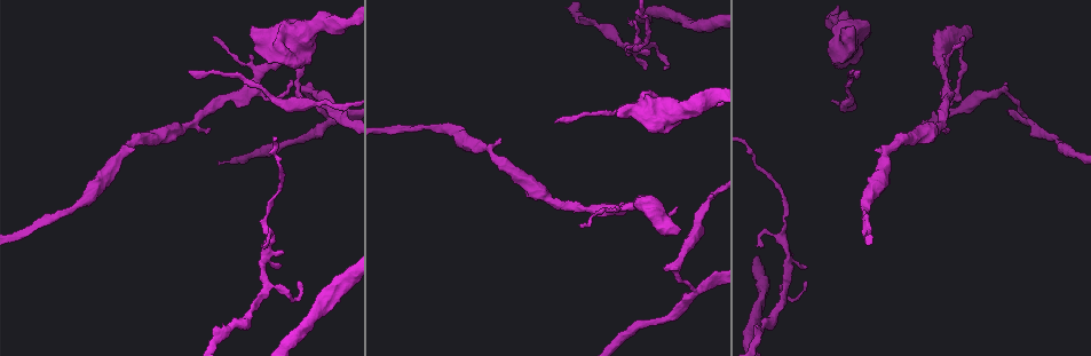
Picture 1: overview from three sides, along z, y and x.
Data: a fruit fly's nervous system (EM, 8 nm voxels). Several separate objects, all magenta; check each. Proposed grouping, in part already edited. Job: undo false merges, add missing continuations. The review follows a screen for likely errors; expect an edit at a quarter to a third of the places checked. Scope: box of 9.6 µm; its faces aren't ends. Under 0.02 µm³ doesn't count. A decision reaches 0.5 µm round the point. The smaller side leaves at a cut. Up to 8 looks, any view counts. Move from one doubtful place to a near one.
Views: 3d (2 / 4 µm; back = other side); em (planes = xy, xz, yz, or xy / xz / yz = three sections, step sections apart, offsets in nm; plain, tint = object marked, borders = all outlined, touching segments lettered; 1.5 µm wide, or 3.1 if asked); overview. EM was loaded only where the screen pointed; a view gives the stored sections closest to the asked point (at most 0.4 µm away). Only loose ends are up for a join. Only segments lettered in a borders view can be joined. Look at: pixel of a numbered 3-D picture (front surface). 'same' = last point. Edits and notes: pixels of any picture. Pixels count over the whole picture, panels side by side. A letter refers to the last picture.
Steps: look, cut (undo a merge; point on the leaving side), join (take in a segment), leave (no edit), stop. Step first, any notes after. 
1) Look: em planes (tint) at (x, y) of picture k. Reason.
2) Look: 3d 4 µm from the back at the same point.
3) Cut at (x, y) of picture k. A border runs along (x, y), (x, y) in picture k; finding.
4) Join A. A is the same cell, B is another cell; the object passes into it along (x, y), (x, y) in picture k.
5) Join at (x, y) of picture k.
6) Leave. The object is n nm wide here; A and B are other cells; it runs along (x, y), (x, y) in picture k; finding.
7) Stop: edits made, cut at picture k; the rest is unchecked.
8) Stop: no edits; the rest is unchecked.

Look: em yz step 4 (borders) at (969, 31) of picture 1. Thick end.

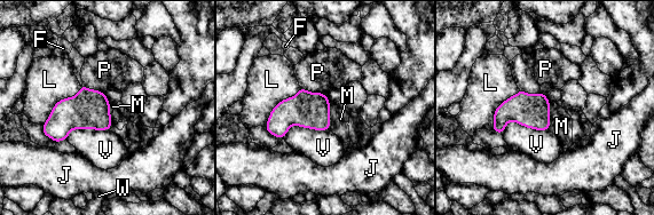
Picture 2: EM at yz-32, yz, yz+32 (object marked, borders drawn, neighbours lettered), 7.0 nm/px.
Look: em planes (borders) at the same point.

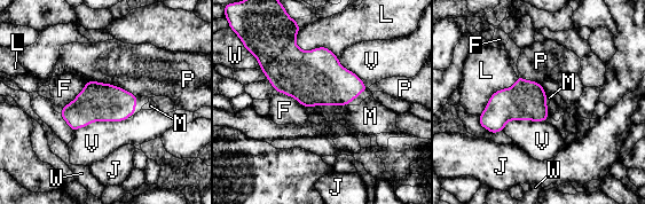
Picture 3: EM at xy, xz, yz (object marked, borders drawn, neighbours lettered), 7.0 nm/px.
Join M. M is the same cell, F, J, L, P, V and W are other cells; it goes on there.

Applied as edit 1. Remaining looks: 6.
Look: overview. See it whole again.

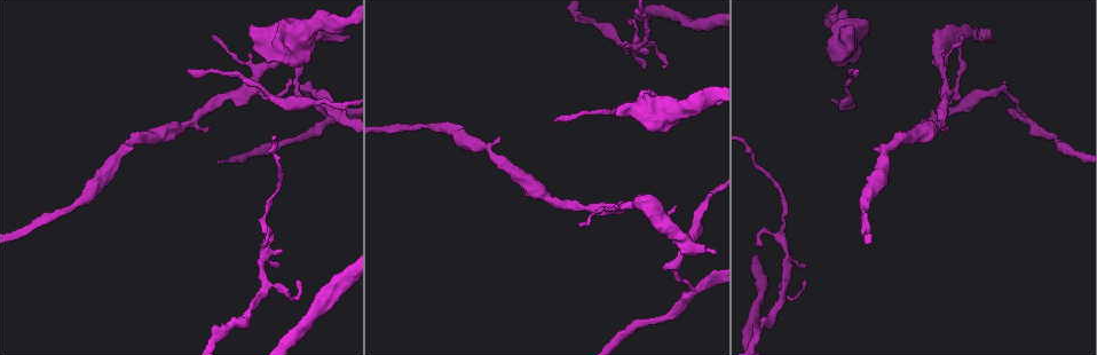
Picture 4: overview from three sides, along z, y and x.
Look: 3d 4 µm at (187, 69) of picture 4. Thin end.

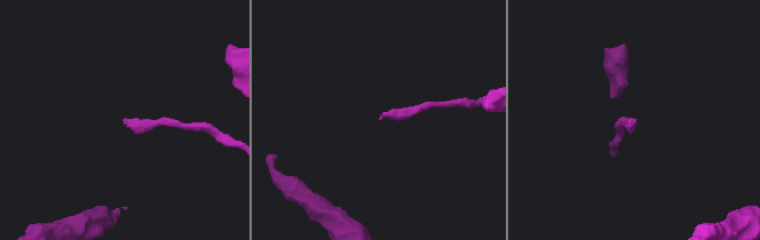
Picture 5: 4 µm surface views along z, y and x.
Look: em planes (tint) at (380, 117) of picture 5. Need the tissue.

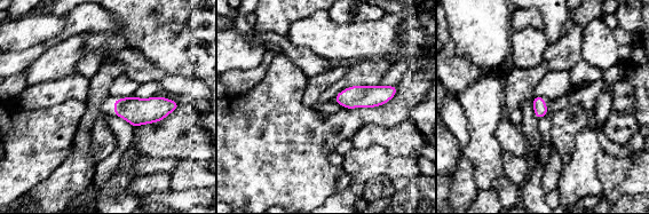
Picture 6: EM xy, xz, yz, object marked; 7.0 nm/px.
Look: em planes (borders) at the same point. See the neighbours.

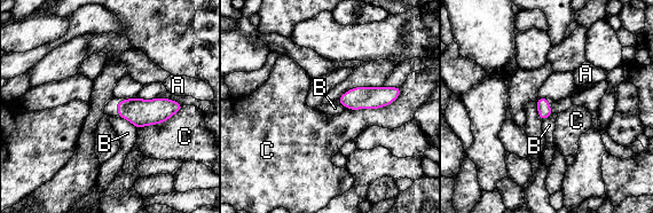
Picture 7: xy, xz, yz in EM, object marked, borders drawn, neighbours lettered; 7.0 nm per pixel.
Leave. A, B and C are other cells; a border runs along (117, 115), (128, 120), (136, 128) in picture 7; none of them fits.

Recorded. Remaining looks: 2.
Look: em yz step 4 (borders) at (329, 118) of picture 4. Two arms in line, one across.

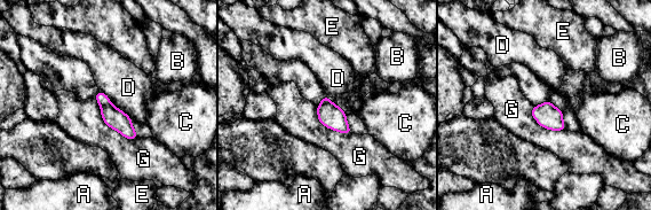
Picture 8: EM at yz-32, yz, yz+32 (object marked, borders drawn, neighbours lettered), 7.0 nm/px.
Cut at (102, 99) of picture 8. A, B, C, D, E and G are other cells; a border runs along (110, 102), (101, 107) in picture 8; two cells meet here.

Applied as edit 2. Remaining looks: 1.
Stop: edits made, join at picture 3, cut at picture 8; the rest is unchecked.

